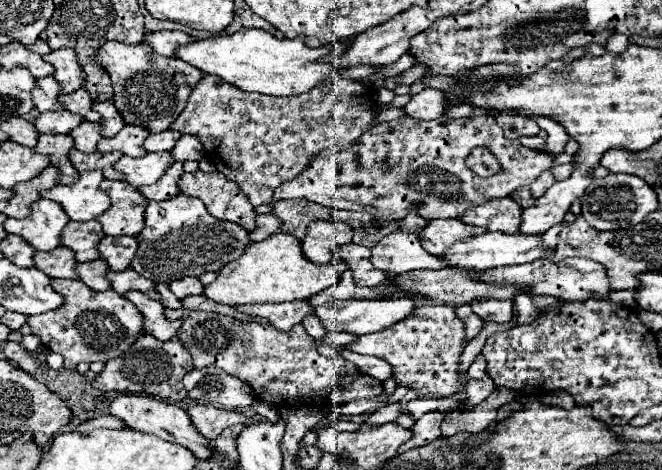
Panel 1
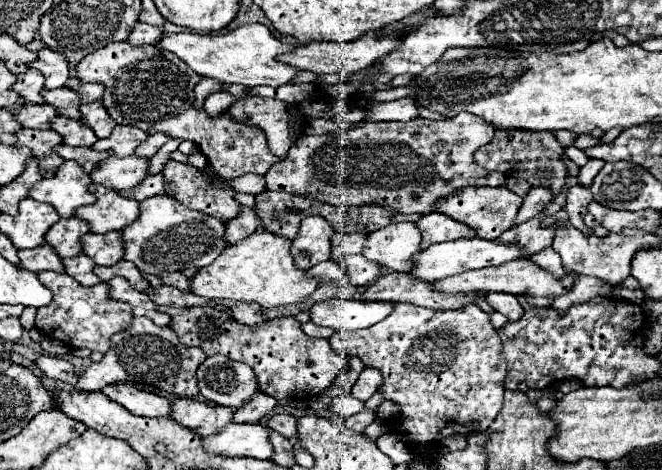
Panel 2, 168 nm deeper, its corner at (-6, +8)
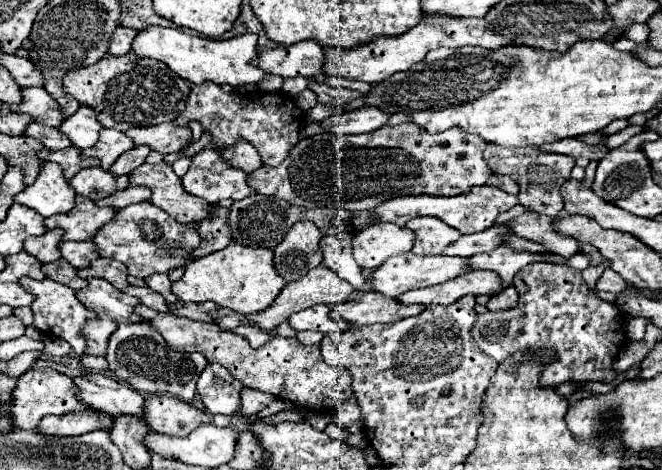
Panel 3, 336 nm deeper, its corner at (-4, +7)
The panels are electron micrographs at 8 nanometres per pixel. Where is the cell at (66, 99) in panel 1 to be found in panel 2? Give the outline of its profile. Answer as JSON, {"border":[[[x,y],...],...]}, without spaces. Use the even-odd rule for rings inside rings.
{"border":[[[66,86],[64,88],[56,88],[56,90],[44,90],[42,96],[44,96],[46,104],[52,104],[62,116],[82,118],[80,98],[78,98],[78,94],[70,92]]]}

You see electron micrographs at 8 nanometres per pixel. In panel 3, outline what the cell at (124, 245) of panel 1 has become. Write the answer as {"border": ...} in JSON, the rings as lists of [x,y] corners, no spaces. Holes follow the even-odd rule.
{"border":[[[66,241],[66,243],[60,243],[60,255],[72,267],[82,269],[82,267],[88,267],[92,259],[98,257],[98,251],[92,241]]]}

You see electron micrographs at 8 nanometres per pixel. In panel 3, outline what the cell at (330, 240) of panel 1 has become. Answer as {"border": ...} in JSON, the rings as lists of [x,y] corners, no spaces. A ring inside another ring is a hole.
{"border":[[[298,221],[284,241],[274,249],[274,267],[286,283],[300,279],[310,269],[322,263],[320,243],[322,233],[312,221]]]}

